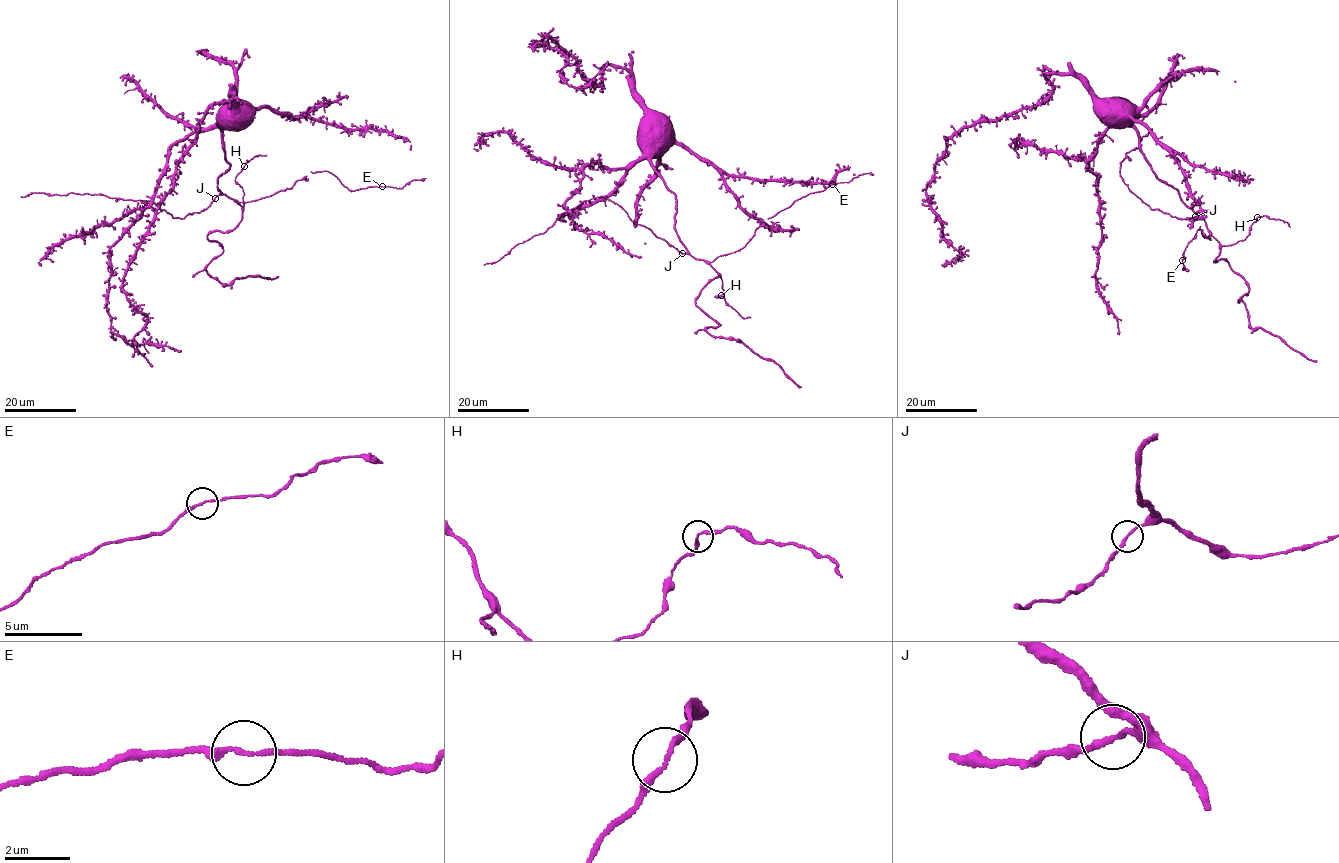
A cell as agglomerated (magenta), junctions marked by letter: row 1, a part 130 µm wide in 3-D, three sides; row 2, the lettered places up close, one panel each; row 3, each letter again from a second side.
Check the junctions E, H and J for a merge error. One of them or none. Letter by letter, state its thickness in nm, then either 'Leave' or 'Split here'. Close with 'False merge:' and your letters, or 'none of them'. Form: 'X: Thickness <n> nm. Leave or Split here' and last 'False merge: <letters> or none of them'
E: Thickness 150 nm. Leave
H: Thickness 170 nm. Leave
J: Thickness 180 nm. Leave
False merge: none of them

